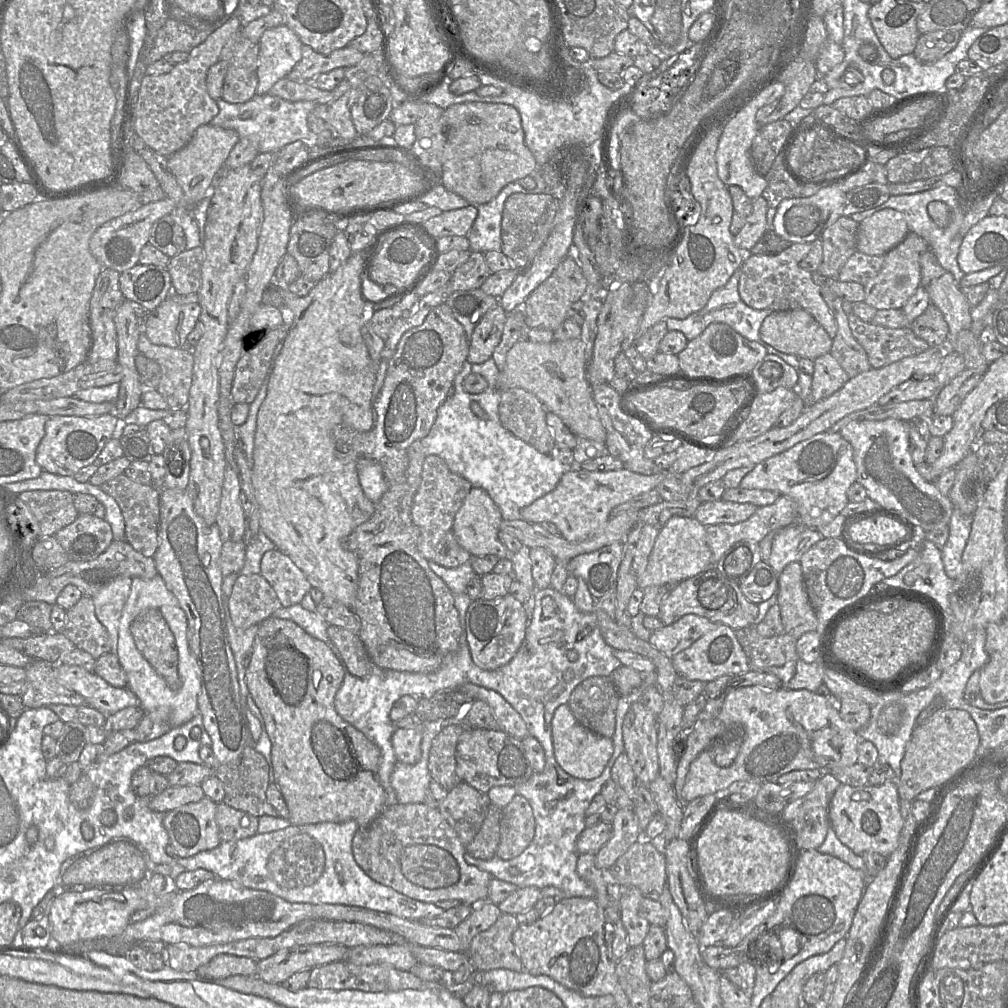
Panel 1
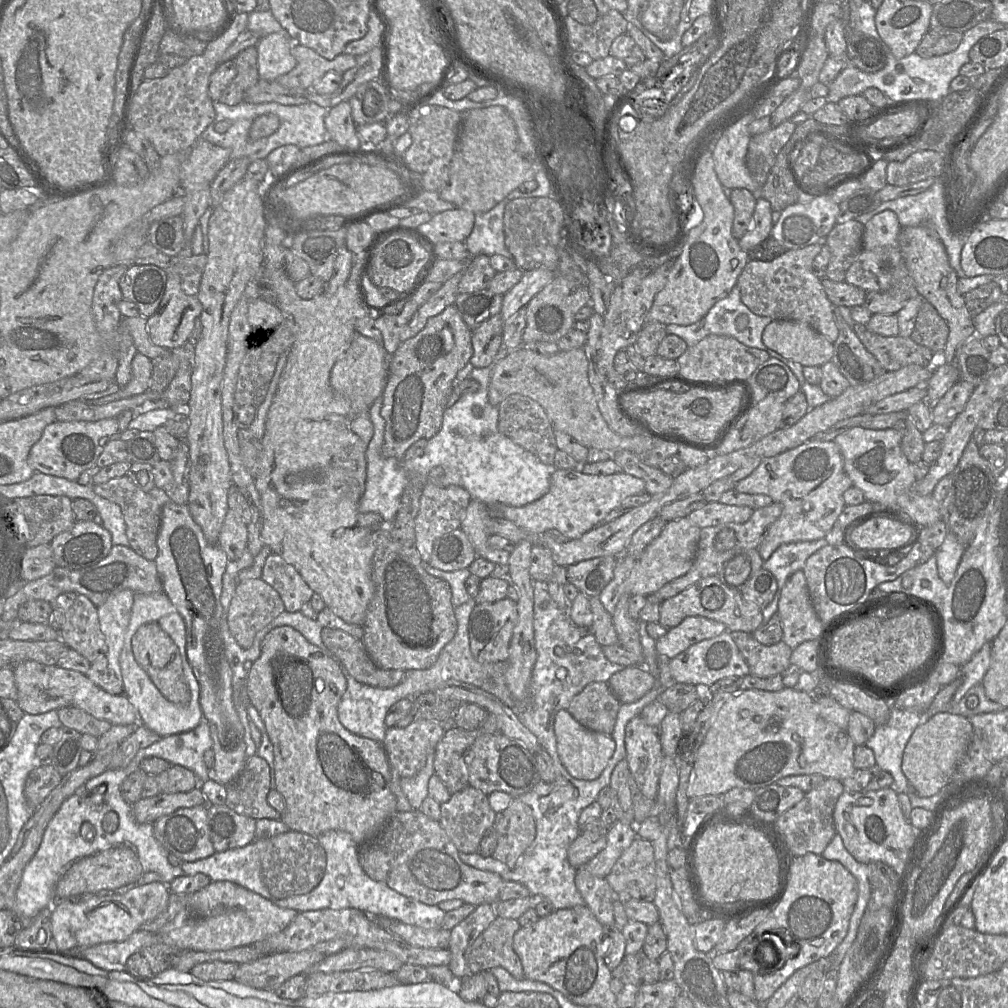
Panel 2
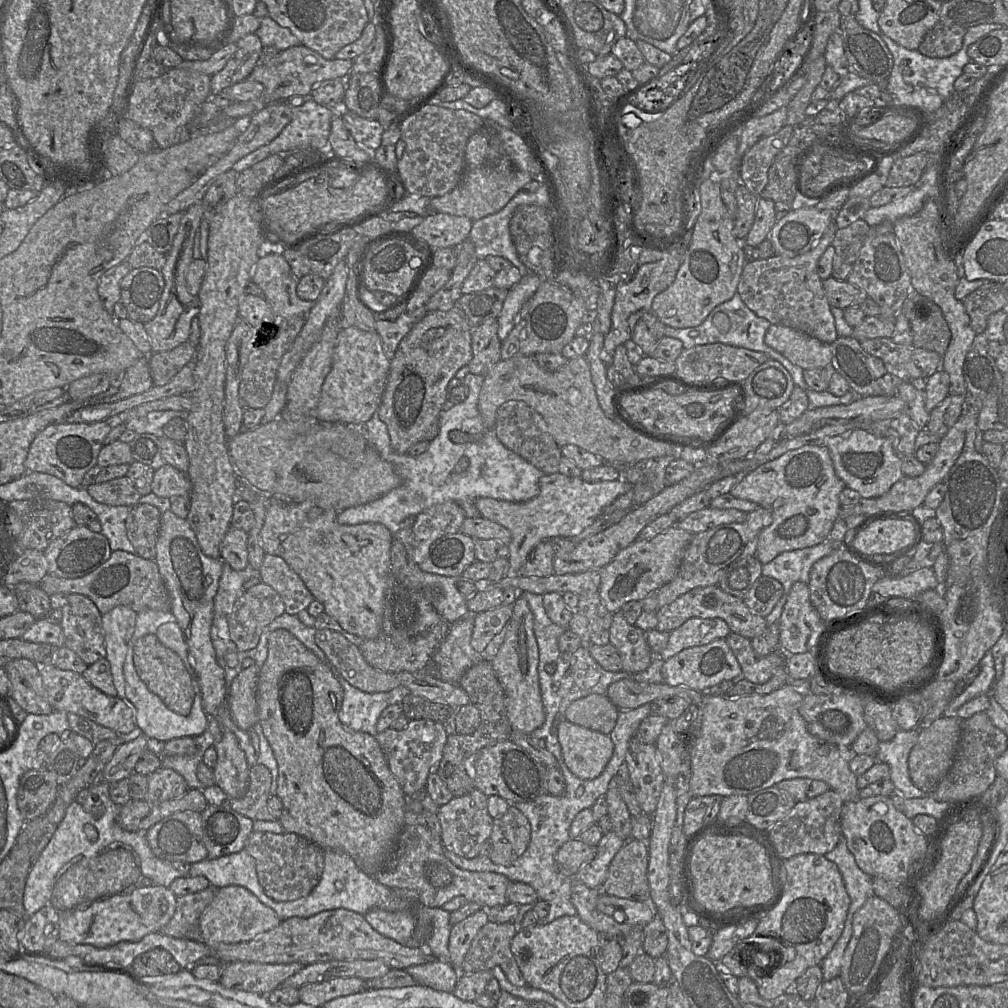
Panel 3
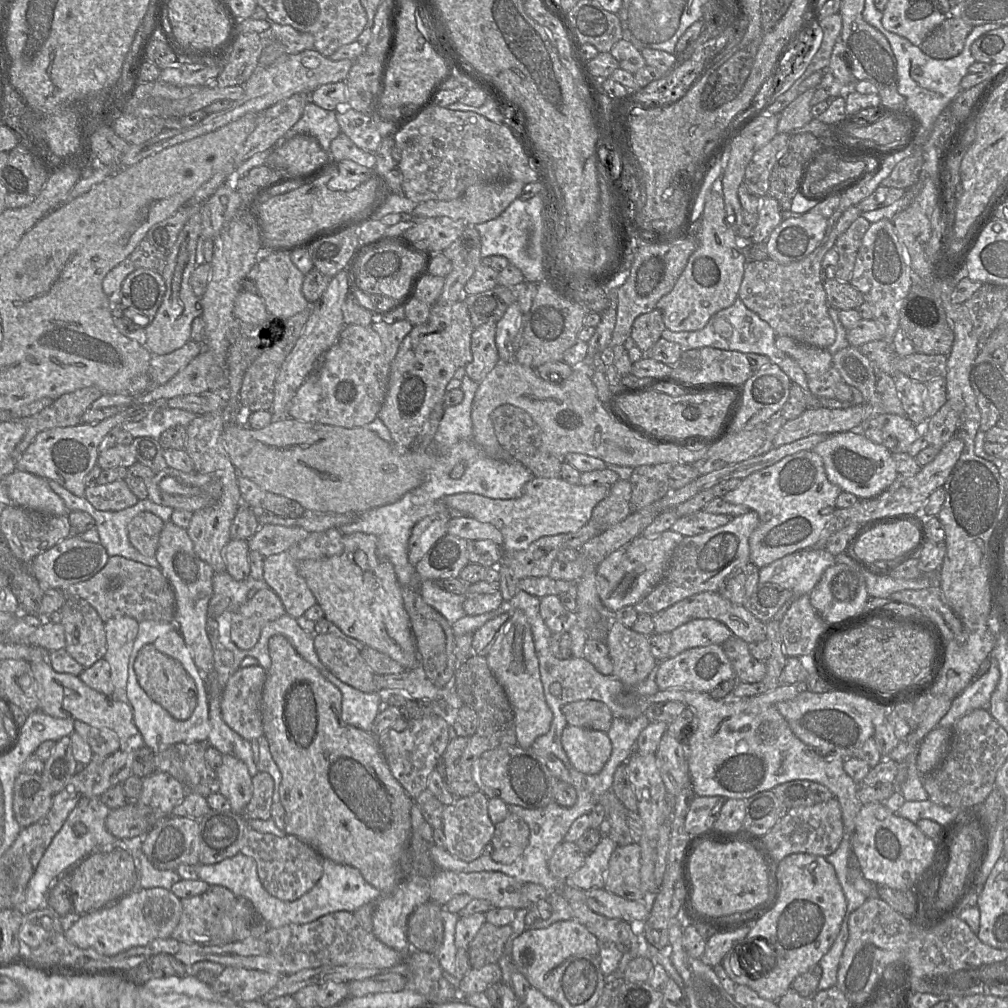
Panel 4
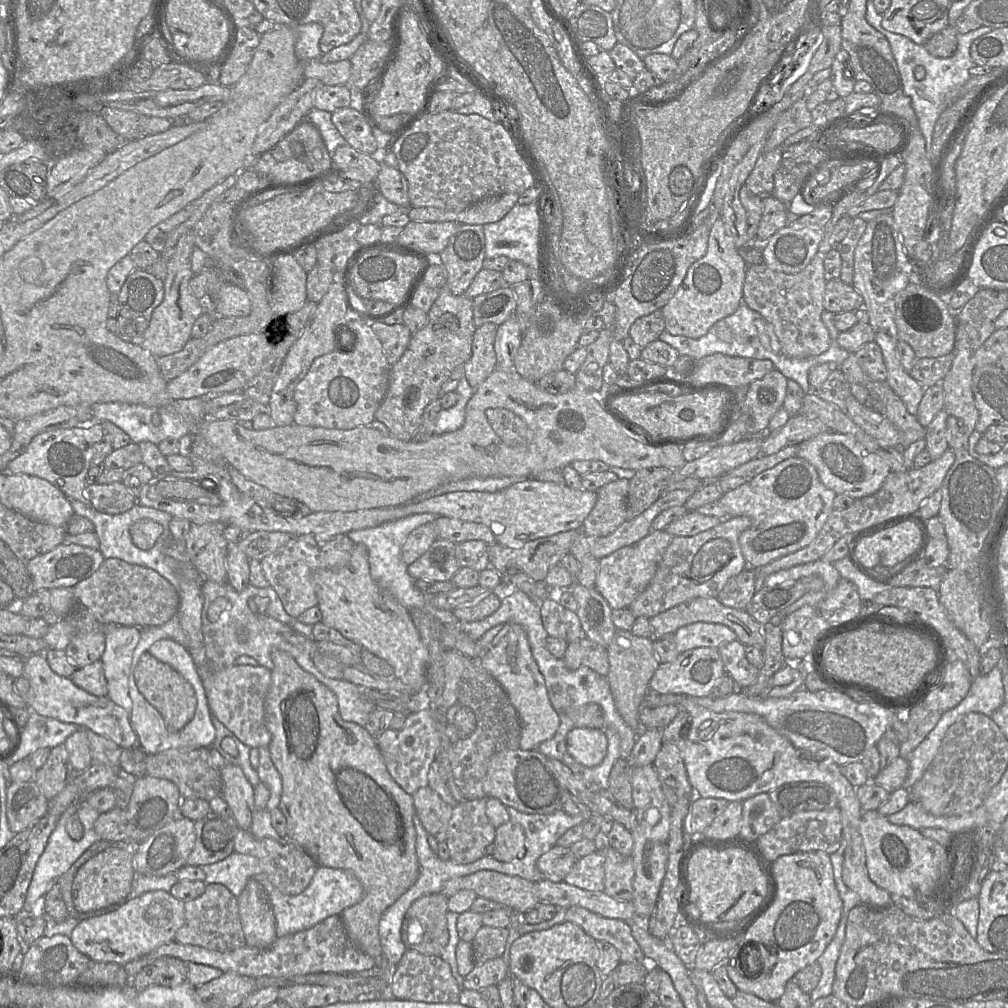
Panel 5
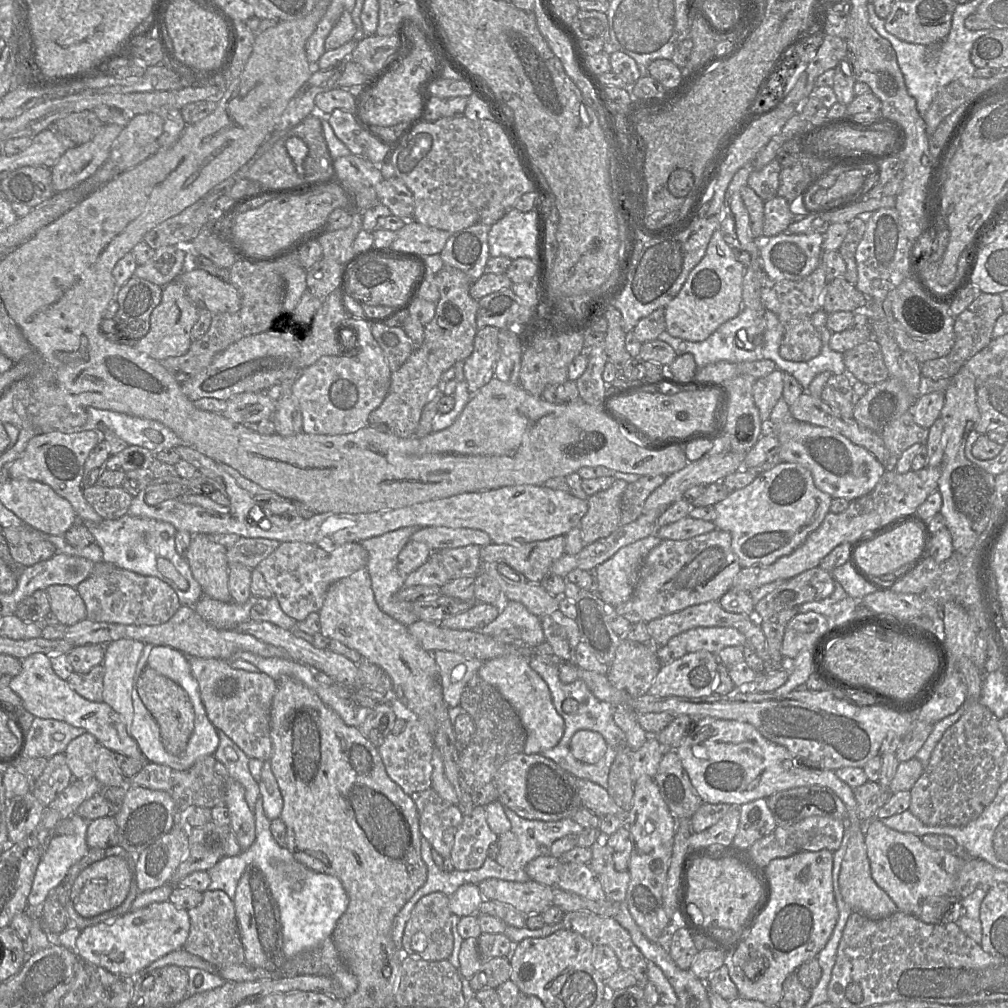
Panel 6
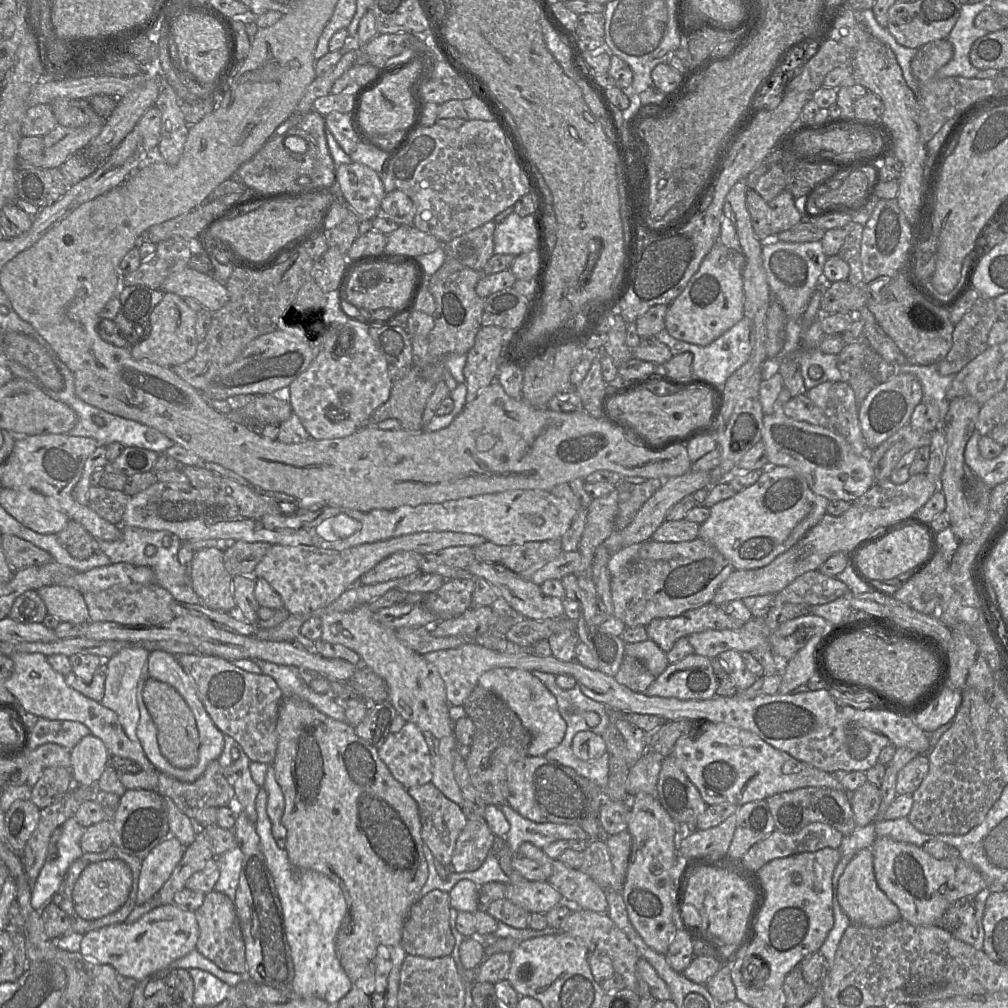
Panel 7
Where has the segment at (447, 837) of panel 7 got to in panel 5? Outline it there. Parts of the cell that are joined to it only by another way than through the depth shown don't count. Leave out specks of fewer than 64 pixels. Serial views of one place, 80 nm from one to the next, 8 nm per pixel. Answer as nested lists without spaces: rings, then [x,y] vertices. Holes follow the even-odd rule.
[[[428,786],[418,789],[412,797],[416,815],[427,833],[438,842],[445,841],[453,806],[443,801],[439,794]]]

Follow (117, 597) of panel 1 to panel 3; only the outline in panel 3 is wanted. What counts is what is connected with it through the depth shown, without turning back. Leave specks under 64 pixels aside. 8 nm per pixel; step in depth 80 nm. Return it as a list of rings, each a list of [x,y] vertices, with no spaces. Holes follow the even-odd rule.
[[[117,606],[102,615],[106,659],[111,668],[117,696],[125,700],[124,662],[135,631],[137,613],[127,606]]]

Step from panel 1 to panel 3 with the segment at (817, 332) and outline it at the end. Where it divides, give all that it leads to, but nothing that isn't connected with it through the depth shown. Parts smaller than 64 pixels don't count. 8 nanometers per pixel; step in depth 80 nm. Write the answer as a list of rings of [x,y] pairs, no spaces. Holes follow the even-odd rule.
[[[771,324],[766,331],[764,342],[803,370],[826,368],[831,365],[830,344],[800,330]]]

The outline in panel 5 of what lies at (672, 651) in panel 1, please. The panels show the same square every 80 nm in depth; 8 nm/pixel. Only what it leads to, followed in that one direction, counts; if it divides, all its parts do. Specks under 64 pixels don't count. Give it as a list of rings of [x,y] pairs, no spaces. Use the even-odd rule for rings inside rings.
[[[695,622],[674,632],[678,653],[698,647],[715,647],[737,639],[736,633],[720,623]]]

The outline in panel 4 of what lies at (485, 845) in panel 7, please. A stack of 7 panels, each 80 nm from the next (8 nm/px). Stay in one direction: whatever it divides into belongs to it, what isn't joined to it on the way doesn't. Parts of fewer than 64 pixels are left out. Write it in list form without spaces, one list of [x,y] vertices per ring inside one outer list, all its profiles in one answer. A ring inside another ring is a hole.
[[[481,791],[466,797],[456,797],[455,801],[444,807],[443,833],[446,850],[456,858],[471,862],[482,855],[484,846],[491,842],[495,825],[488,814],[489,798]]]

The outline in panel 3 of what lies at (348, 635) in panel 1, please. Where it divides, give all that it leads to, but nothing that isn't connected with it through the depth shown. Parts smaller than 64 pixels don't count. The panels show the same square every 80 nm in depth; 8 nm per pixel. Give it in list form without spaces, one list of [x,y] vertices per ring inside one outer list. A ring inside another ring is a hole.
[[[321,629],[315,635],[316,645],[340,675],[353,687],[367,693],[389,692],[400,686],[397,673],[373,668],[363,657],[360,648],[340,633]]]

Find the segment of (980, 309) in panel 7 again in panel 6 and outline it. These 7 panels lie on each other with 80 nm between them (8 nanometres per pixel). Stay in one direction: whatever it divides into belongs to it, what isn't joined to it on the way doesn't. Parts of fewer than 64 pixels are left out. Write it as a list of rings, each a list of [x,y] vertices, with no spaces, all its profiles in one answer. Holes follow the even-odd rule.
[[[982,292],[960,315],[955,317],[954,345],[951,351],[943,357],[921,363],[921,375],[932,380],[951,379],[955,376],[972,356],[991,342],[995,322],[1003,313],[1000,294]]]

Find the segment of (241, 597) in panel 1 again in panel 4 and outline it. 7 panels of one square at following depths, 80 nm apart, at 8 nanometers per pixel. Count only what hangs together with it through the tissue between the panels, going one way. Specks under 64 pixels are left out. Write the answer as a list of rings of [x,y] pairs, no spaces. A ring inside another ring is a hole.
[[[271,589],[257,590],[232,616],[231,639],[243,650],[252,649],[258,642],[265,624],[286,614],[280,597]]]

